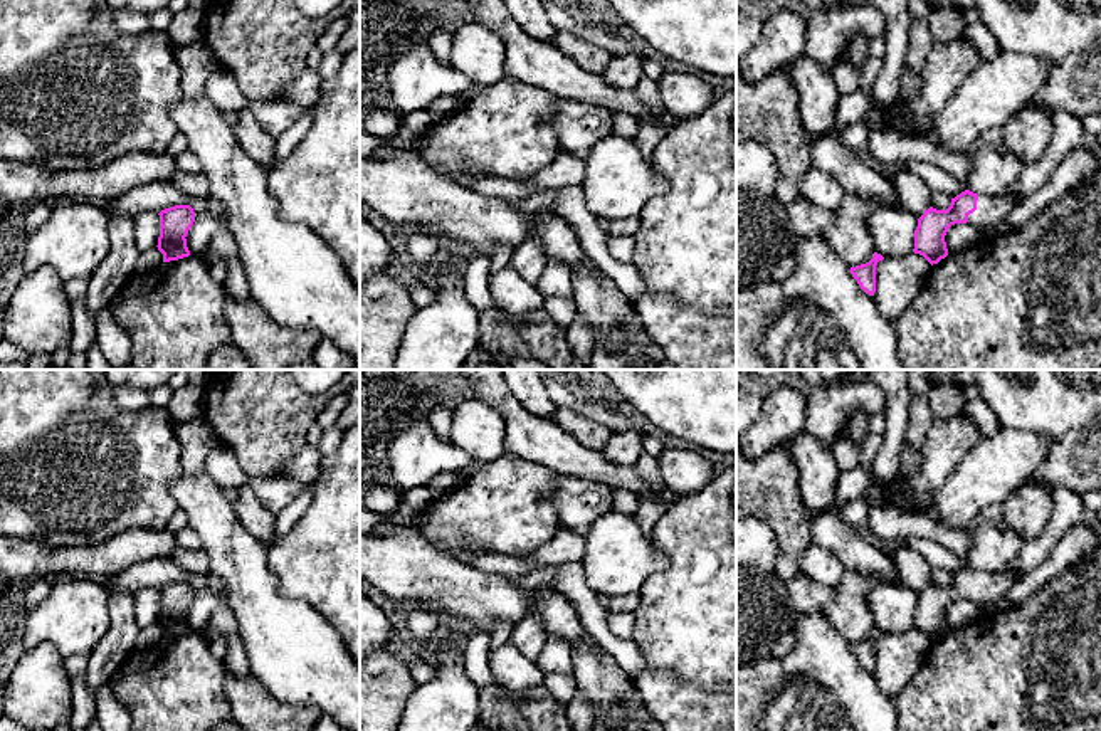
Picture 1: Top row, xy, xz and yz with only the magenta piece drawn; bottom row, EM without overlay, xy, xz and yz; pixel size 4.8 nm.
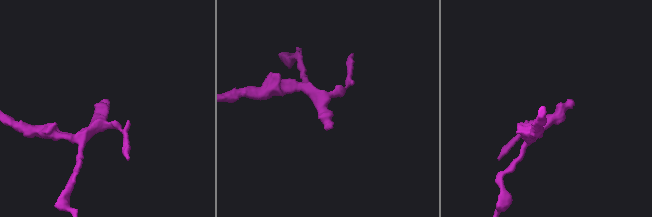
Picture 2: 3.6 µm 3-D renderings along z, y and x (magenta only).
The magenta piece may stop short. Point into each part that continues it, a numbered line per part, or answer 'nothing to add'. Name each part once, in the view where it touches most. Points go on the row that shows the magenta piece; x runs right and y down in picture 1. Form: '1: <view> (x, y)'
1: yz (990, 210)

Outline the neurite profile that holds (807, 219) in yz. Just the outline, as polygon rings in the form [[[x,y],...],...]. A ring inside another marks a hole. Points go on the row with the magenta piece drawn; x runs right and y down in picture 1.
[[[803,197],[785,205],[785,212],[795,239],[819,237],[835,222],[835,210],[822,208]]]

